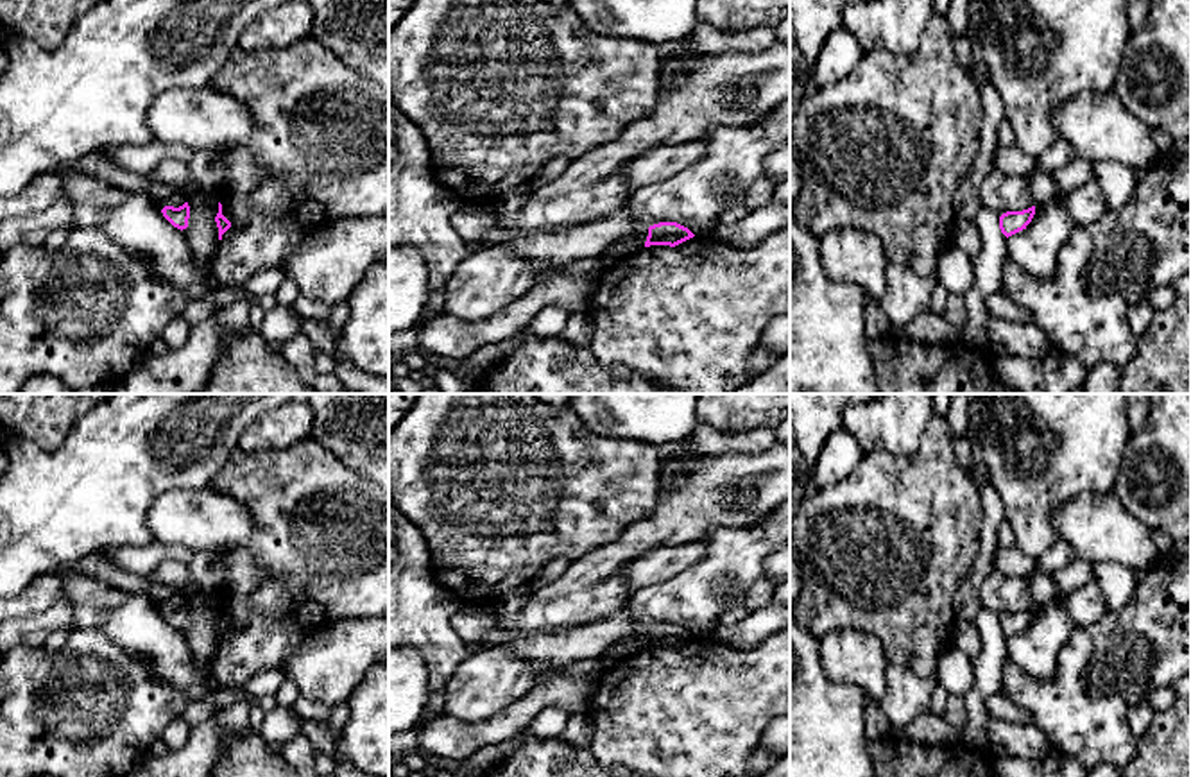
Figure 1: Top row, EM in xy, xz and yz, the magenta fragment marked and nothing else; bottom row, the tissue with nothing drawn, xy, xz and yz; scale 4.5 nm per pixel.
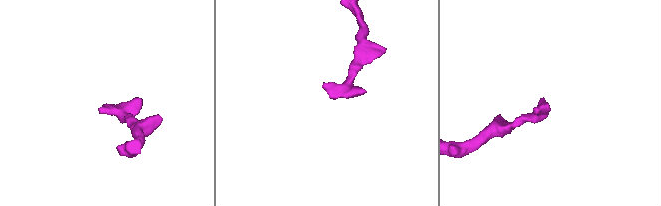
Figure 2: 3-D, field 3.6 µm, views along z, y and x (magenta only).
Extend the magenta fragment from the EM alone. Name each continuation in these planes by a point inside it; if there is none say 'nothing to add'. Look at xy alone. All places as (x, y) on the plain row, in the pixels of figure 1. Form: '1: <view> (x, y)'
1: xy (174, 602)

